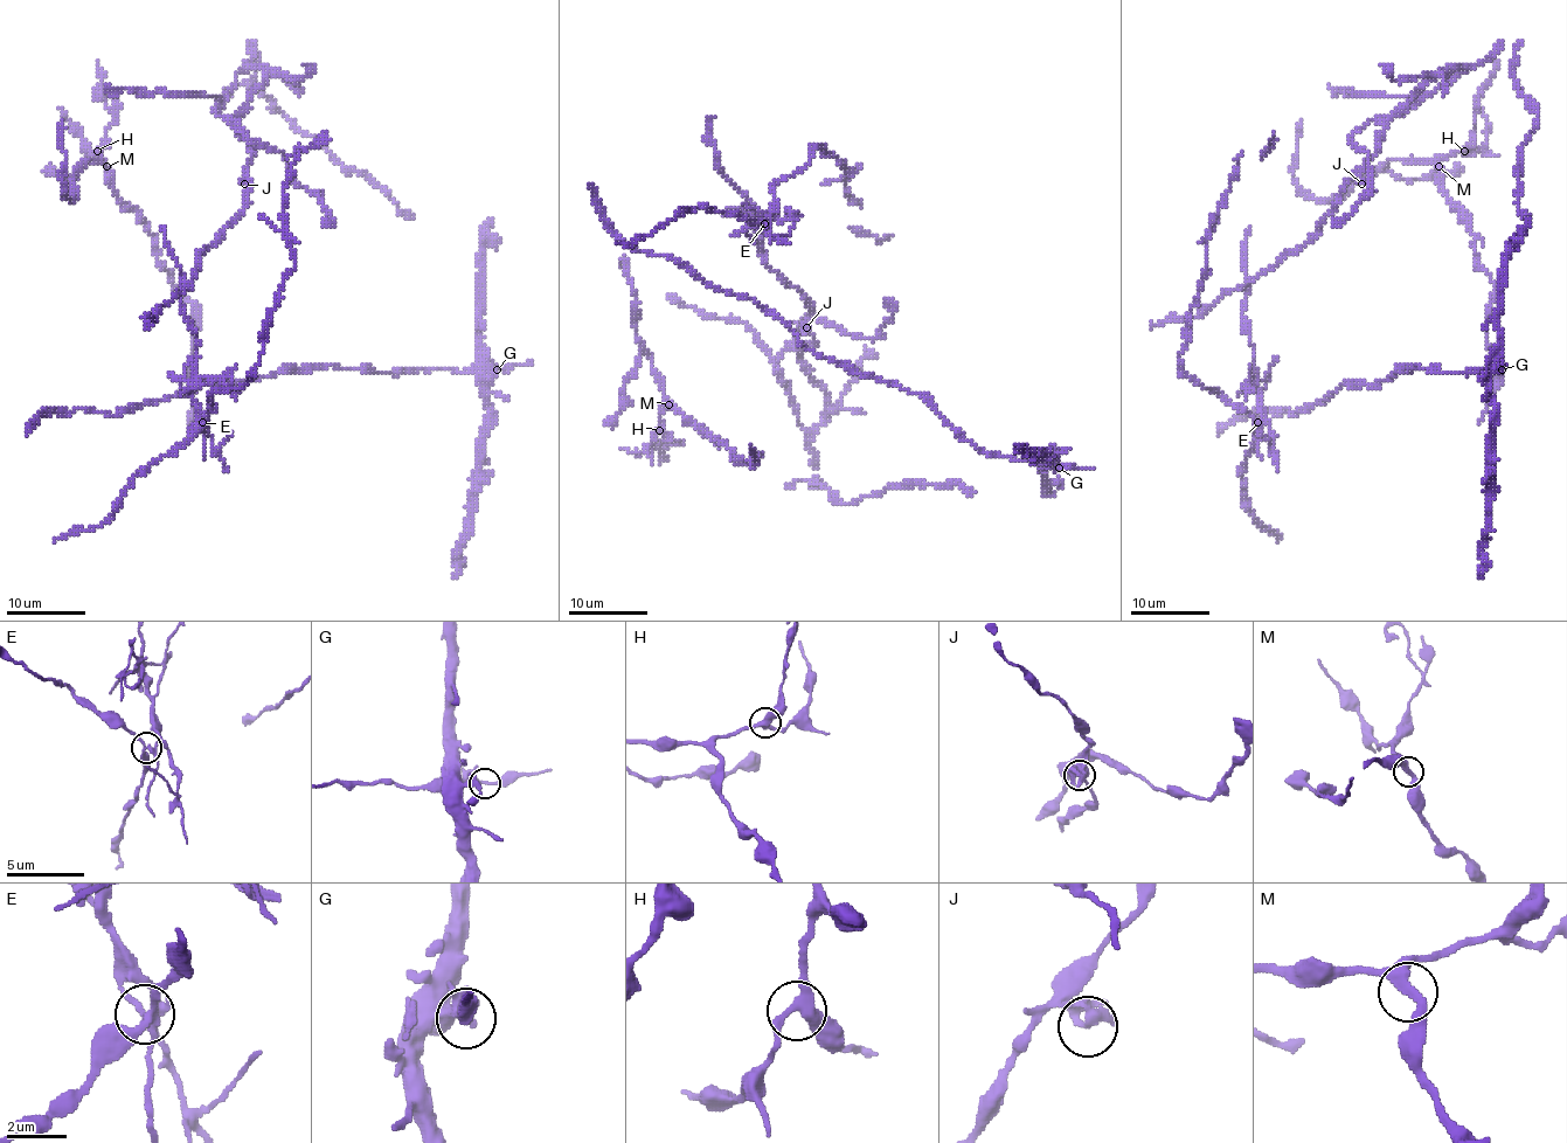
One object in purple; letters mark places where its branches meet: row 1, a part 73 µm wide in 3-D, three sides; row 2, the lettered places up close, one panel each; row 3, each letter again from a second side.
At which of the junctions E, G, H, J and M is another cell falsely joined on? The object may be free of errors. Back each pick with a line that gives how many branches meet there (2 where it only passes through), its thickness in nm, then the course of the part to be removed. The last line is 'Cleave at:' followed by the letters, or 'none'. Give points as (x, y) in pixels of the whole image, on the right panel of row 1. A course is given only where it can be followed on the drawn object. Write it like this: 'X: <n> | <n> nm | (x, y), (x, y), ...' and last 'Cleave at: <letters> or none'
E: 4 | 240 nm | (1256, 423), (1262, 421), (1264, 409), (1249, 332), (1241, 323), (1249, 289), (1245, 241), (1249, 228)
Cleave at: E

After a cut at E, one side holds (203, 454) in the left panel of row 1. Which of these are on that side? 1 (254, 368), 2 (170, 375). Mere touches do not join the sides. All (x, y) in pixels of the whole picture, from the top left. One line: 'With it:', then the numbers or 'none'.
With it: 2

